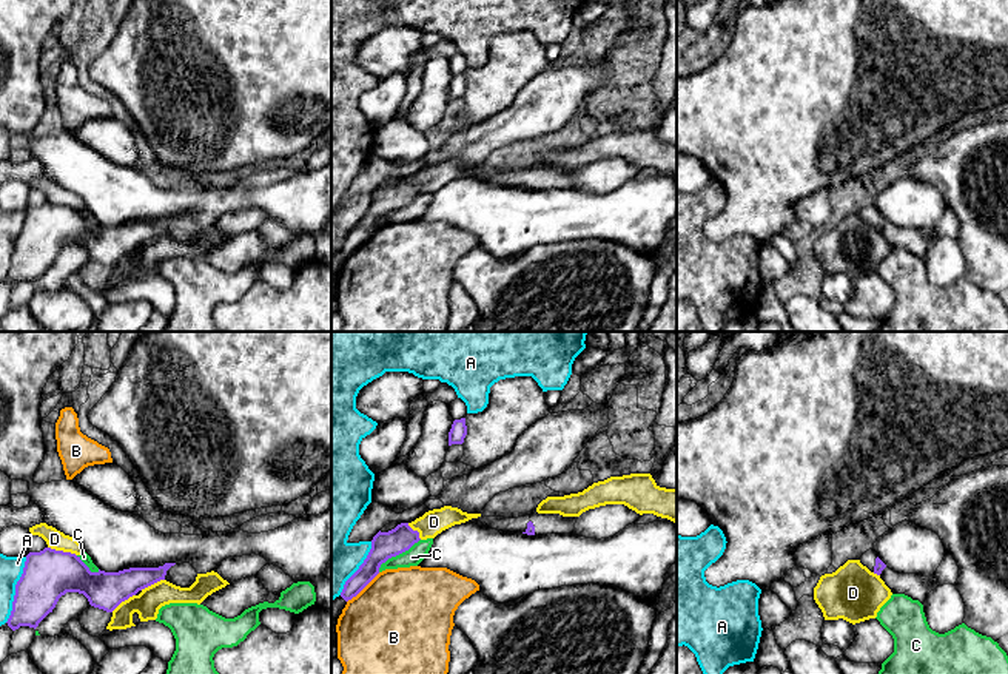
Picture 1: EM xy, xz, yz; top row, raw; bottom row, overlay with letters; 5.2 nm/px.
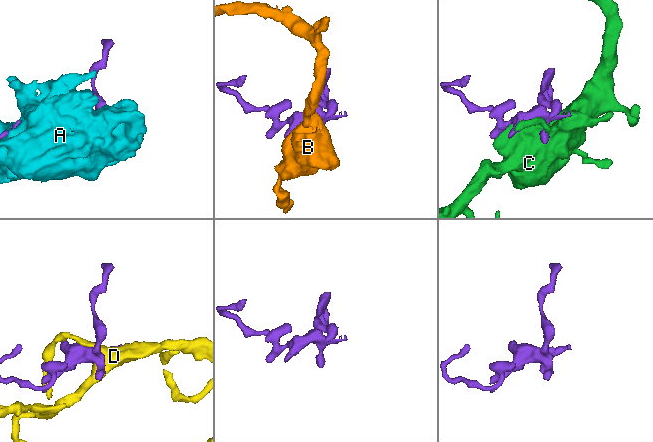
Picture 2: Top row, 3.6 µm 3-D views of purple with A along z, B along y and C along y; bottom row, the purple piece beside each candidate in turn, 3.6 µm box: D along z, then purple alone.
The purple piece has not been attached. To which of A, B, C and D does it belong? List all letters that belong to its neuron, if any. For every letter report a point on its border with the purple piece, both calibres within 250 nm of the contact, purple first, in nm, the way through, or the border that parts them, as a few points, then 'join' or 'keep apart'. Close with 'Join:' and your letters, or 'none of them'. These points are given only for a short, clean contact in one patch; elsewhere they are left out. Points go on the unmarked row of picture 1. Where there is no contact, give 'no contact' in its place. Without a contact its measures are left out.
A: meets purple in xy at (16, 244); 260 nm thick on the purple side, 130 nm on the other; keep apart
B: meets purple in xz at (362, 242); 140 nm thick on the purple side, 500 nm on the other; keep apart
C: meets purple in xz at (396, 208); 140 nm thick on the purple side, 90 nm on the other; keep apart
D: meets purple in xy at (62, 205); 260 nm thick on the purple side, 100 nm on the other; keep apart
Join: none of them

